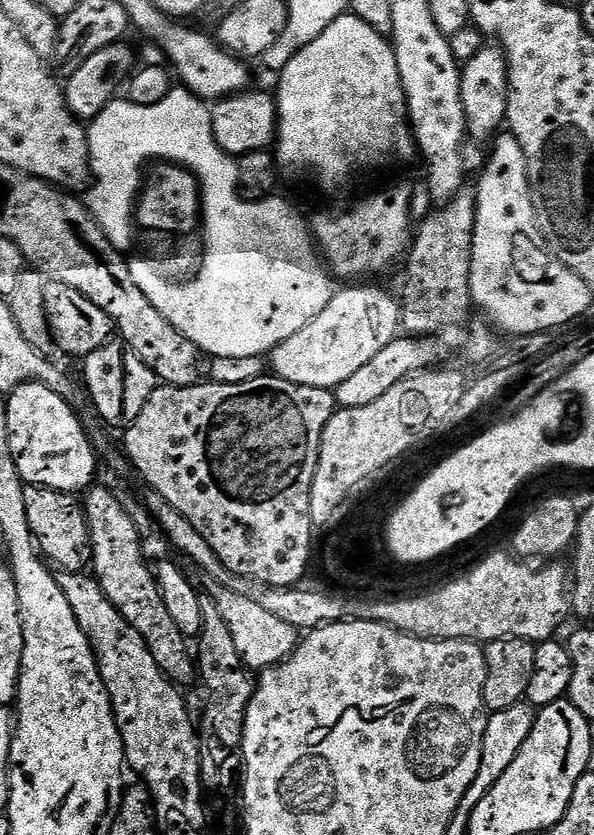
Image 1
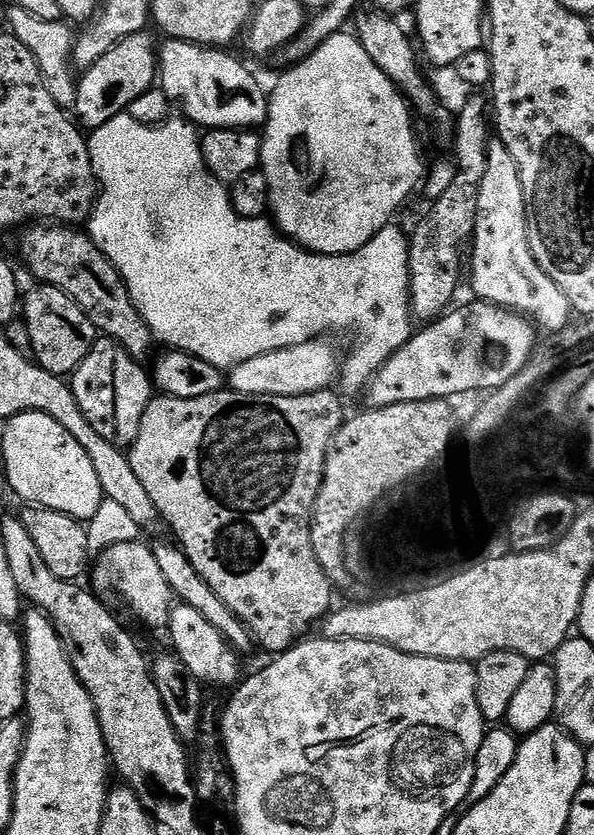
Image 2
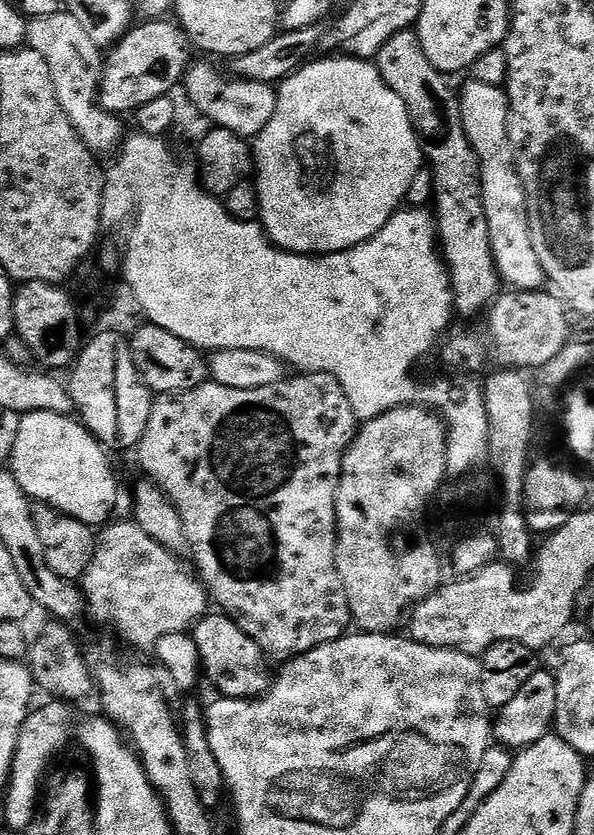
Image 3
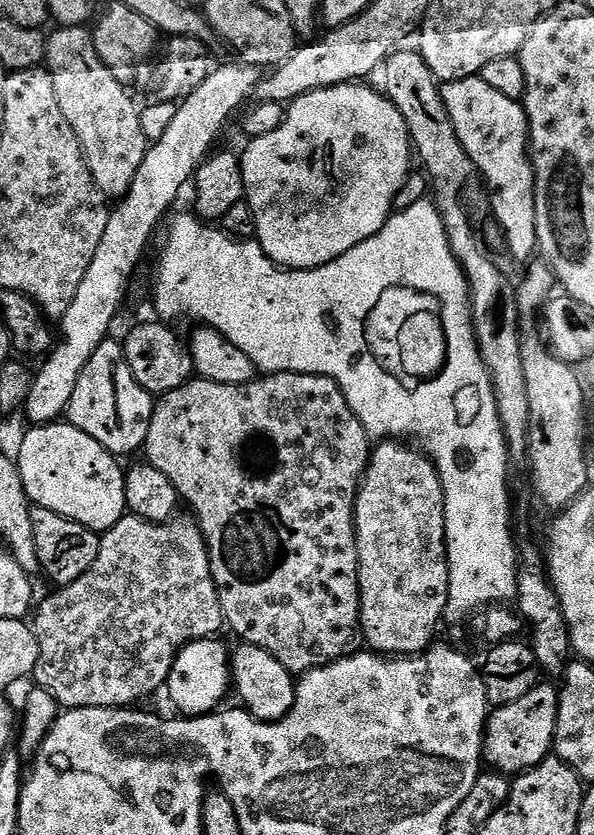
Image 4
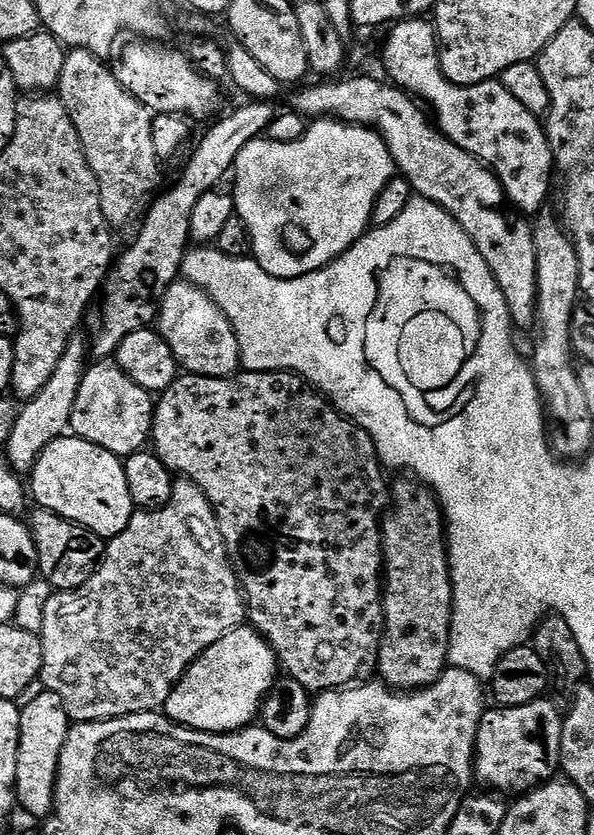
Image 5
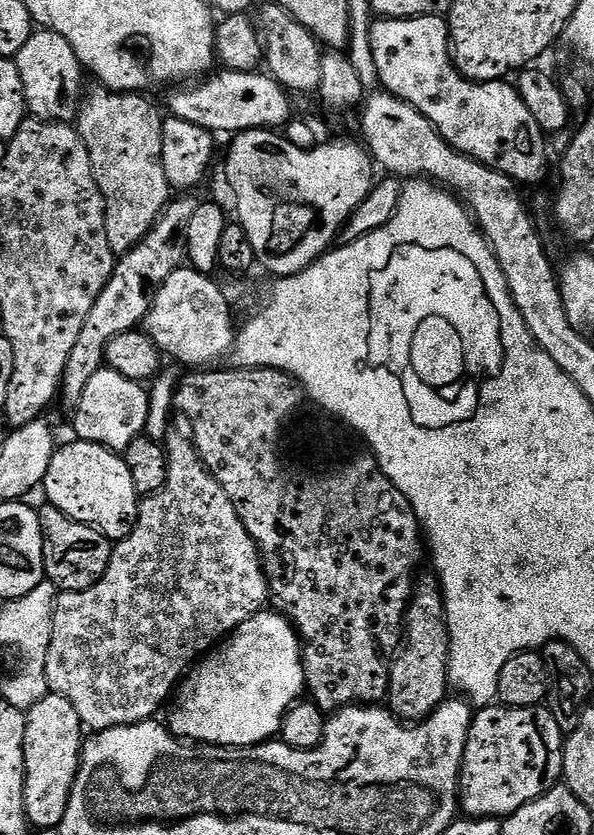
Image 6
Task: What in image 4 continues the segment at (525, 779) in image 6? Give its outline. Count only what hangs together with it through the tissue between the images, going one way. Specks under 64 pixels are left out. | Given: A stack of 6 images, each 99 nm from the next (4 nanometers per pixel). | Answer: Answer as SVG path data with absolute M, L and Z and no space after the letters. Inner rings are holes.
M541 682L530 690L530 694L522 694L518 702L510 702L495 709L489 715L484 730L483 759L487 763L489 760L492 763L489 765L495 771L505 774L528 772L549 759L556 742L556 715L559 705L560 694L557 685Z

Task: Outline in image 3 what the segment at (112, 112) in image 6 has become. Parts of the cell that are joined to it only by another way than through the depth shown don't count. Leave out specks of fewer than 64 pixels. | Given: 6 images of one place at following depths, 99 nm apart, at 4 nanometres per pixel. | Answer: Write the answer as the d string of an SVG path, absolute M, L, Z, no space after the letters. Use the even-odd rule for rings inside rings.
M62 10L58 14L50 14L50 18L28 20L27 47L46 58L46 66L50 66L50 78L54 82L54 94L58 94L58 106L62 106L66 118L70 118L70 126L74 126L84 145L97 154L108 152L112 147L115 149L125 135L124 124L120 121L123 119L107 112L98 103L104 79L105 57L101 48L90 42L78 18Z

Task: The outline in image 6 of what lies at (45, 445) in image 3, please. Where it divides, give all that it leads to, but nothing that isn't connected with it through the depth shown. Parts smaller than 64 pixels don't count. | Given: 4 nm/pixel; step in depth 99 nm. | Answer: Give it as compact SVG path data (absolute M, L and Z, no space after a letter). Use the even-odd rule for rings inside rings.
M73 439L71 443L65 448L64 445L57 447L50 470L46 470L42 492L48 495L47 503L74 518L74 522L97 528L107 540L125 540L136 525L138 497L134 490L134 478L130 478L123 455L85 440Z

